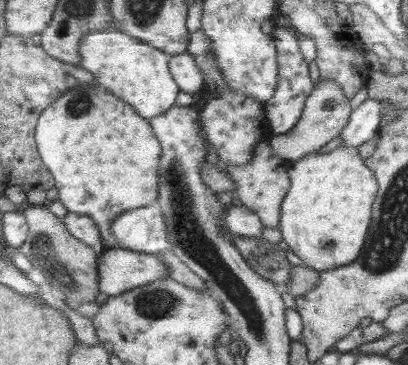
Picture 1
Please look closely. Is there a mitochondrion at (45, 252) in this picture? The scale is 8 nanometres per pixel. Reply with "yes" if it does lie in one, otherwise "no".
yes

